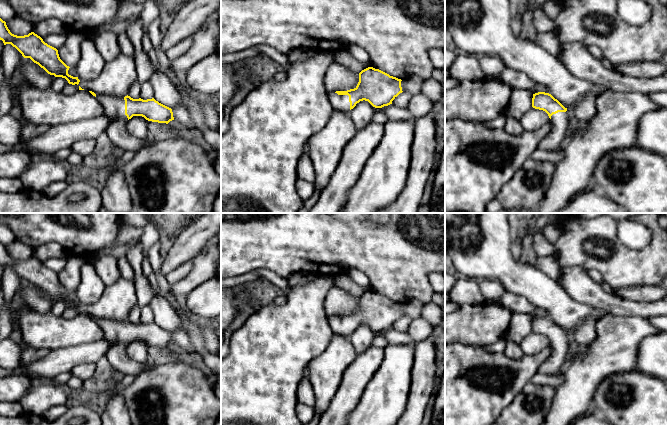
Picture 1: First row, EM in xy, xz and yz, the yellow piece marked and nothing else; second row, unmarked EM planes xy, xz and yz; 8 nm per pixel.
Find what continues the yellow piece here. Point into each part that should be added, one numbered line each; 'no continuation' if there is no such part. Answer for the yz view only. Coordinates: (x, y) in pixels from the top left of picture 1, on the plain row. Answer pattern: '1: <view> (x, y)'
1: yz (559, 345)

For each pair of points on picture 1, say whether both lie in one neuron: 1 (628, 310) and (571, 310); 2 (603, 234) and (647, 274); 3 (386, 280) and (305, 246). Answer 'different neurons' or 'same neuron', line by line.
1: different neurons
2: same neuron
3: same neuron

